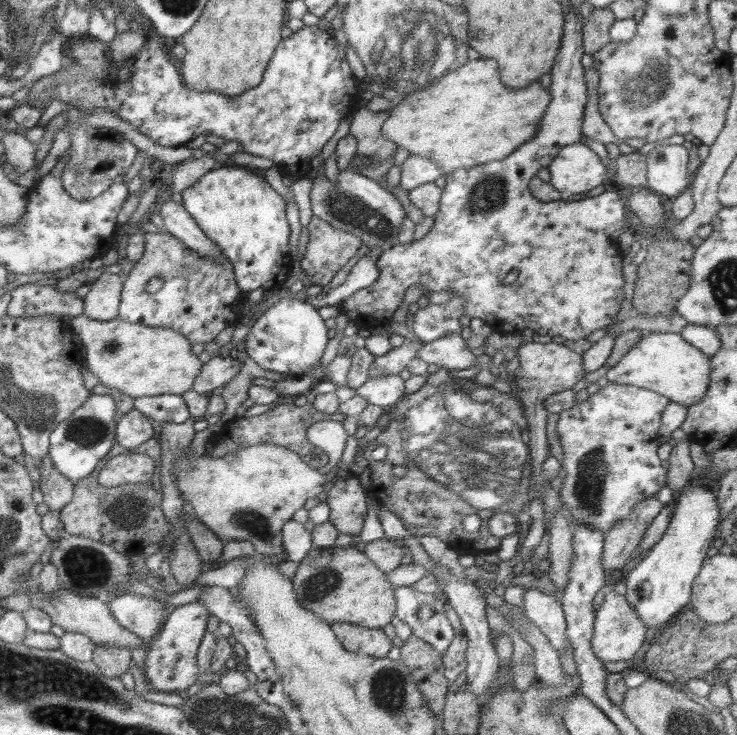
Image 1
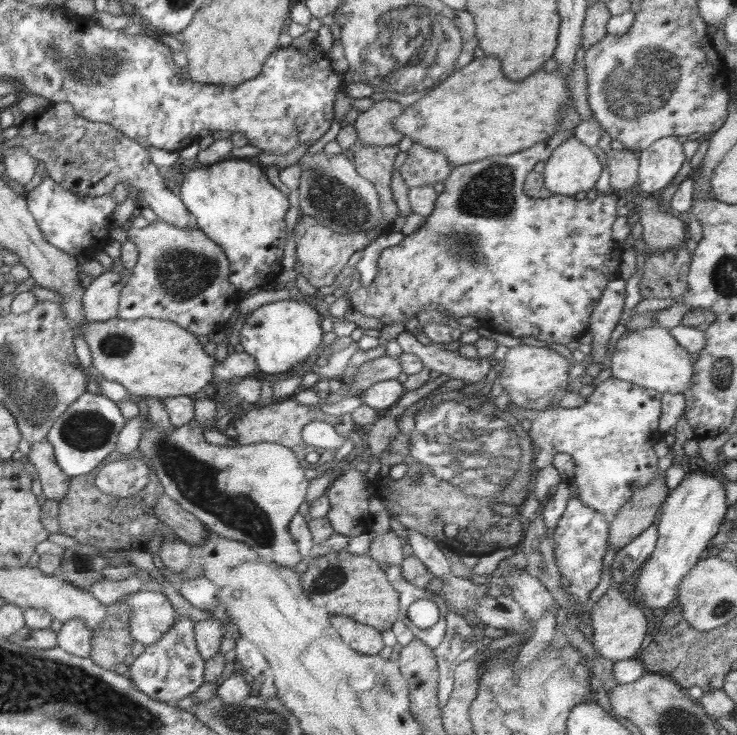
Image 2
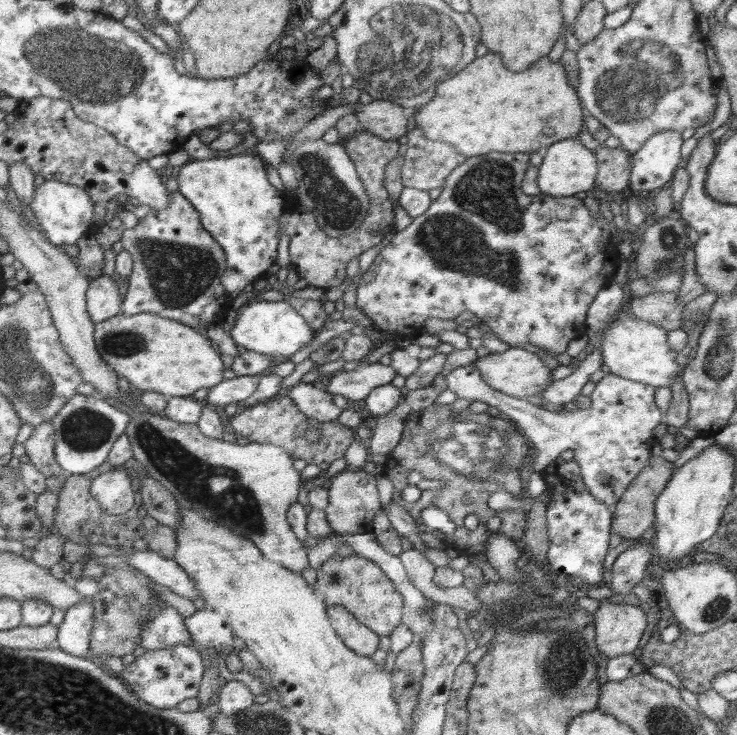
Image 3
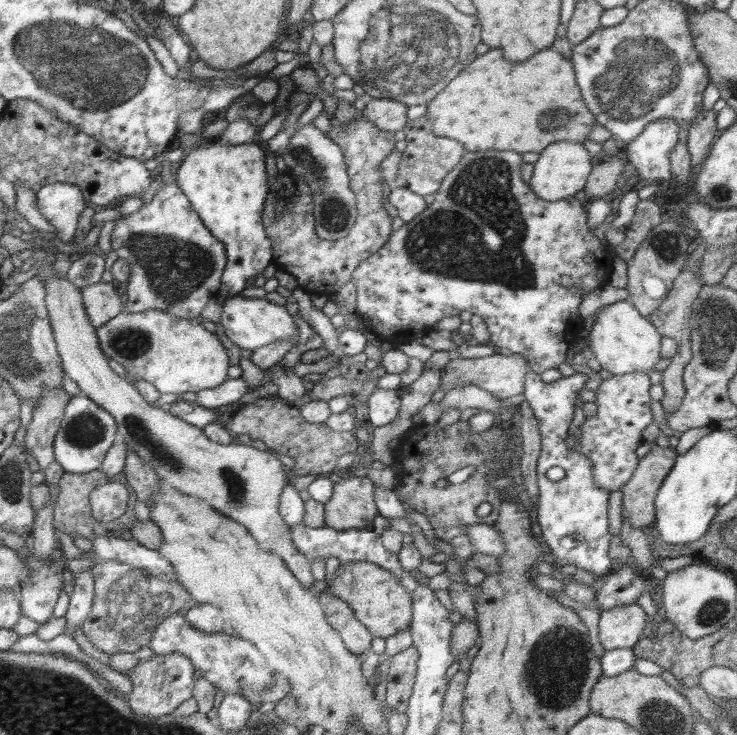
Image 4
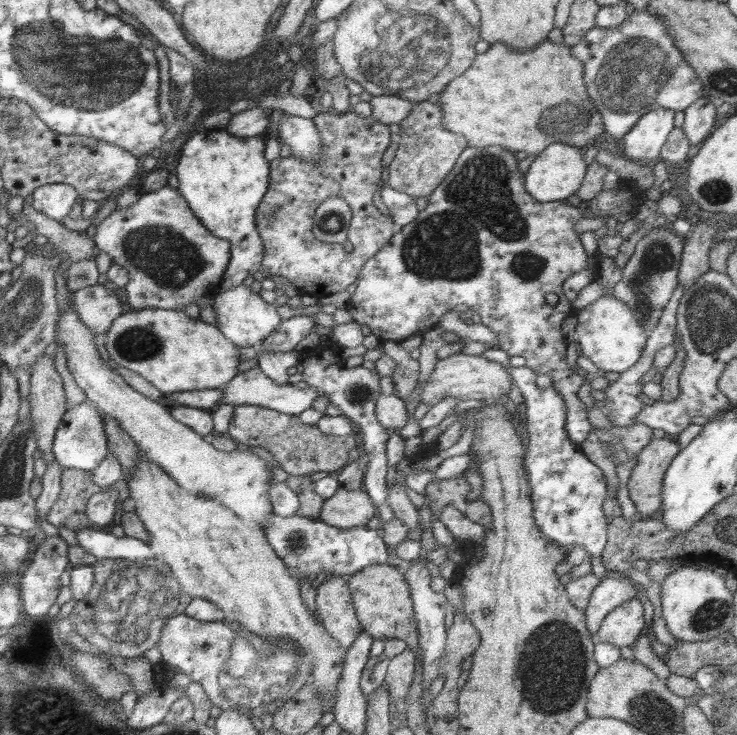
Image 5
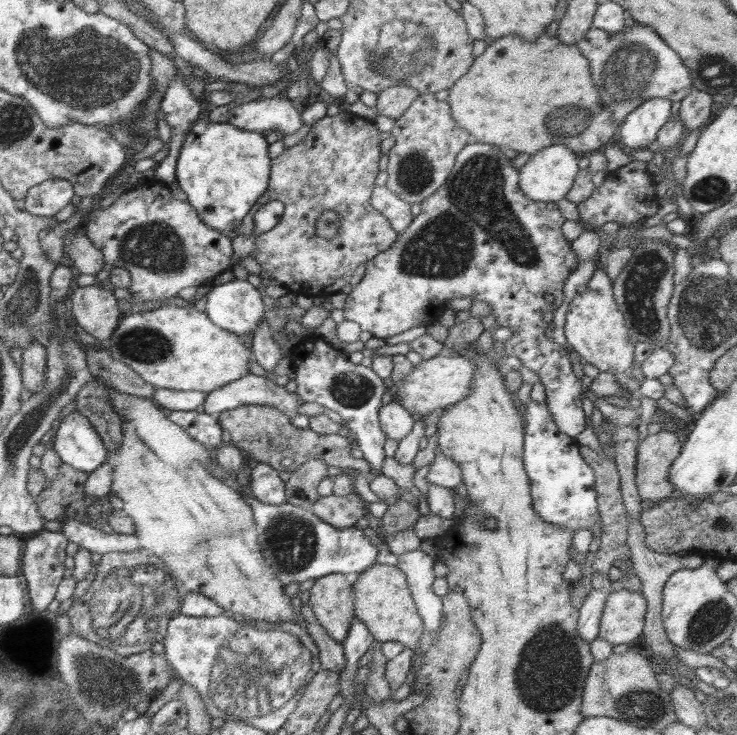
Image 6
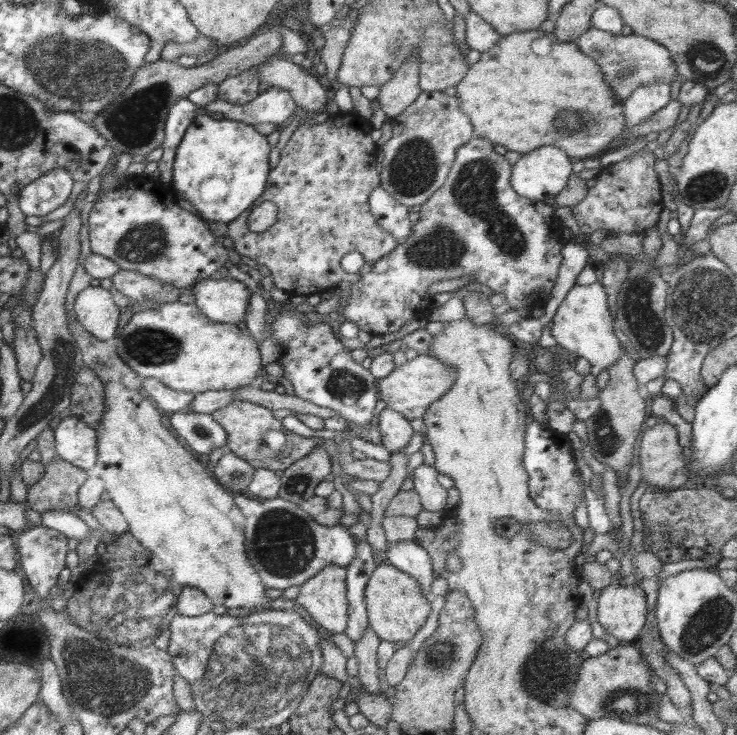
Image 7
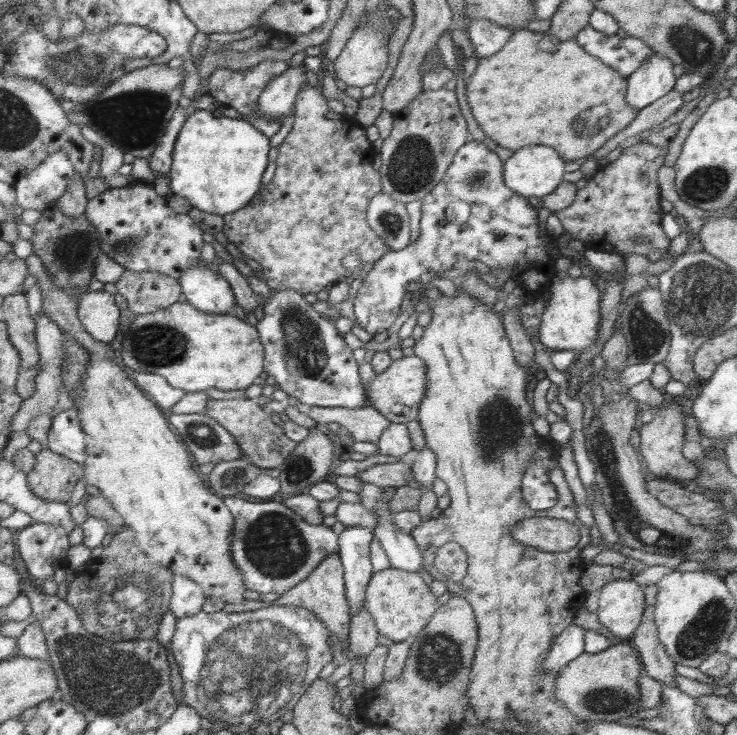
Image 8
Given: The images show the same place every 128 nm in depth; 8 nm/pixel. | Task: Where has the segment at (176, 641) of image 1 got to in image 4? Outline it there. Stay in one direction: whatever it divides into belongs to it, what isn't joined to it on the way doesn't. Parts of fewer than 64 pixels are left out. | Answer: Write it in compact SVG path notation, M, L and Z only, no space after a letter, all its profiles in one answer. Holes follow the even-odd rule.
M178 651L168 655L152 653L149 659L140 659L138 665L126 675L132 684L132 691L127 698L128 704L134 713L152 718L174 712L184 701L193 697L194 684L196 684L194 663Z

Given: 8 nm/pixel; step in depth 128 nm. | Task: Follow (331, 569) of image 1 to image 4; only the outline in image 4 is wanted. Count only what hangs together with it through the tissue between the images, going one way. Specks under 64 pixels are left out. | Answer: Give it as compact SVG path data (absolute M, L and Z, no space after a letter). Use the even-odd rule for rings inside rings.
M348 562L334 572L327 588L354 611L356 618L374 637L387 639L398 632L409 630L413 617L412 598L400 580L389 570L372 562Z

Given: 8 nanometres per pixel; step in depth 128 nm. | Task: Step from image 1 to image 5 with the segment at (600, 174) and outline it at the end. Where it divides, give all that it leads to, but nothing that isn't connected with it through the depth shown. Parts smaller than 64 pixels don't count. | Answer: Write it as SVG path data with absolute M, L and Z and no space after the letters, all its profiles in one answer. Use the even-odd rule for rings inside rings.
M558 142L549 144L539 155L535 156L534 162L528 168L524 177L524 186L528 194L539 202L552 202L568 199L572 196L586 174L588 164L582 156L583 150Z

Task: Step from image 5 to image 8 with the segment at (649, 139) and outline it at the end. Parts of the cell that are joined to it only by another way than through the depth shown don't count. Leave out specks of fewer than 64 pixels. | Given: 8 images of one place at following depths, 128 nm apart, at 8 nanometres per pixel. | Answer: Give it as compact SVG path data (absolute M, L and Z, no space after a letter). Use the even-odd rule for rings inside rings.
M655 53L651 60L626 79L626 84L626 102L634 110L642 110L674 88L676 77L673 74L673 65Z

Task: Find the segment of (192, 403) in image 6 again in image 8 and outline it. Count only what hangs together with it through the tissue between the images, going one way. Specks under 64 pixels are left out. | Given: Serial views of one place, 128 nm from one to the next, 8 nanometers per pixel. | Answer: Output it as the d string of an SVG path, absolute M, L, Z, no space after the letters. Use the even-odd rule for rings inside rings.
M130 371L129 375L136 386L163 411L172 409L186 394L185 390L170 386L158 374Z

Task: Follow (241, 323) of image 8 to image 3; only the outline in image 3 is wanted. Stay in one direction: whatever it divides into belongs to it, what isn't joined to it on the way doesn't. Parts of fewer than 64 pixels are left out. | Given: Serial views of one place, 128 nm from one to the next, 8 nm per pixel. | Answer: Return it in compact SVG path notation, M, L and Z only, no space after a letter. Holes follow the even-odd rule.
M121 312L108 320L94 323L94 340L99 354L104 362L110 366L117 376L126 378L131 384L133 392L152 390L169 397L191 397L200 388L212 388L224 380L222 372L224 366L221 354L212 346L212 341L205 338L198 329L182 324L170 318L148 312L126 316Z

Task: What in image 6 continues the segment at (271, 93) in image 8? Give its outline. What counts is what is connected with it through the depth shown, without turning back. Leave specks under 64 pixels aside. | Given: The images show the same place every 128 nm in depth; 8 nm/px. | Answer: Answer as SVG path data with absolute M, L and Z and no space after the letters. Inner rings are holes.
M281 94L264 100L250 101L237 105L228 111L227 122L240 128L258 133L279 131L282 136L290 136L304 128L301 108Z

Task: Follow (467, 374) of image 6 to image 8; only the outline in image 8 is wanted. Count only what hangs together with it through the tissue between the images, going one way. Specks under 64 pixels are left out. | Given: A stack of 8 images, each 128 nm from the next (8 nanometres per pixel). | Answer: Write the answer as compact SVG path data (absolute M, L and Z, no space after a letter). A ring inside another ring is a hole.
M414 355L403 357L391 362L391 365L382 373L374 376L366 386L366 398L369 406L378 410L390 423L406 424L416 421L419 414L419 405L426 394L426 363L422 358Z

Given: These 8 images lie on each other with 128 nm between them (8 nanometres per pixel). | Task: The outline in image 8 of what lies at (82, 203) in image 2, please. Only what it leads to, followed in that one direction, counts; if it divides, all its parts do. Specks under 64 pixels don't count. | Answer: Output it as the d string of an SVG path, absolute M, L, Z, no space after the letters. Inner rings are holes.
M50 154L34 170L18 178L13 188L17 205L23 210L45 212L66 192L75 170L66 154Z

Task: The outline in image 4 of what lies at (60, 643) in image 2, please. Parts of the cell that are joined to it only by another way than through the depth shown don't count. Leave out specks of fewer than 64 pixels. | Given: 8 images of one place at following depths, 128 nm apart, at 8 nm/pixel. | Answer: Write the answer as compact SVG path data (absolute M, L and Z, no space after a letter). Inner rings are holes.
M90 570L73 574L74 589L70 594L69 607L64 618L67 623L65 632L71 635L76 628L80 630L84 618L90 616L95 596L94 580Z

